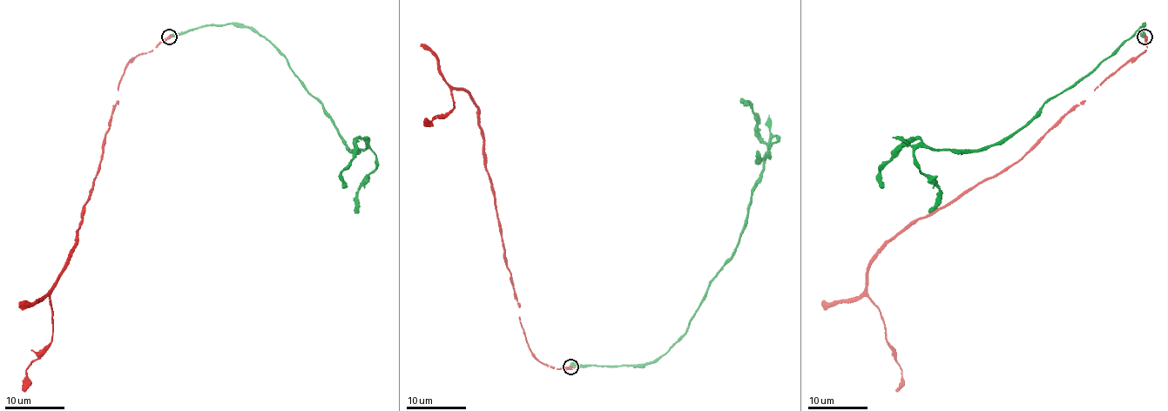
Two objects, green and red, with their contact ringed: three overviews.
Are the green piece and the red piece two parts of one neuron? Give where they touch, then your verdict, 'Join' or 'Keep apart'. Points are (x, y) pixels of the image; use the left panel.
Place: (169, 37). Keep apart

